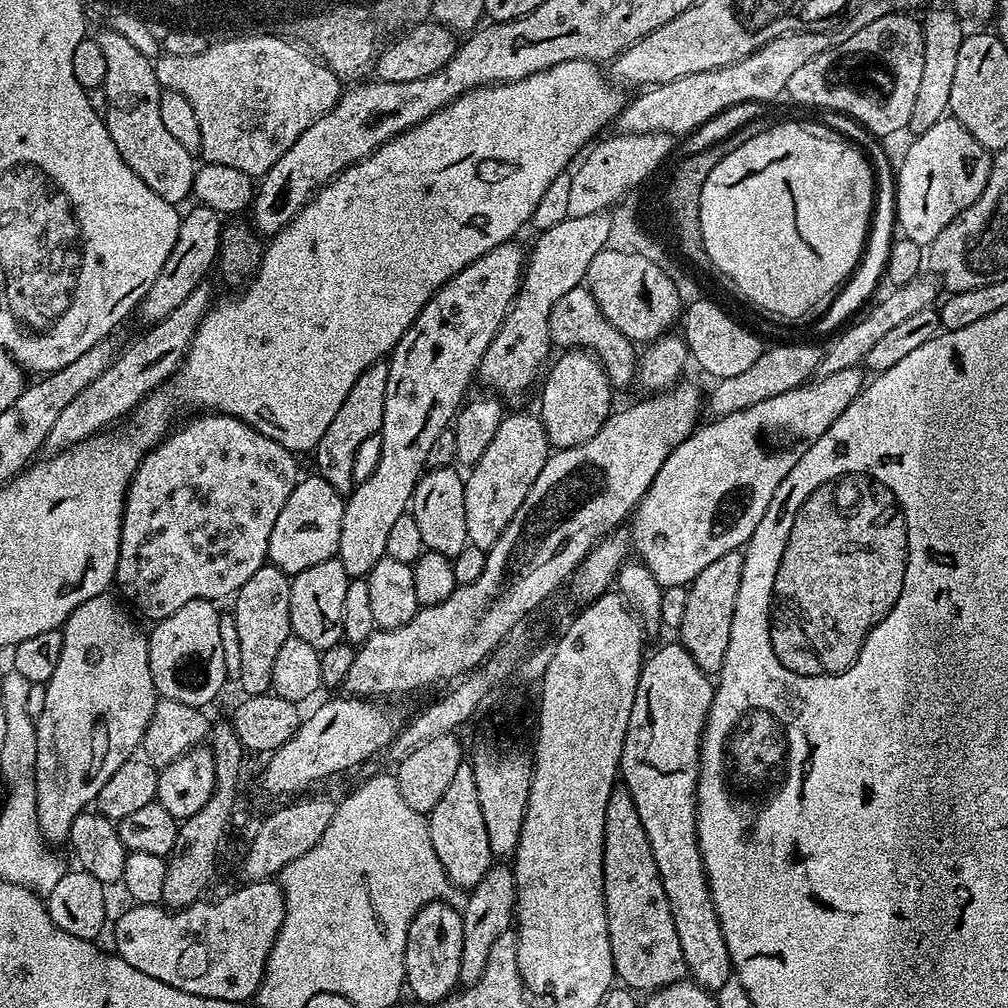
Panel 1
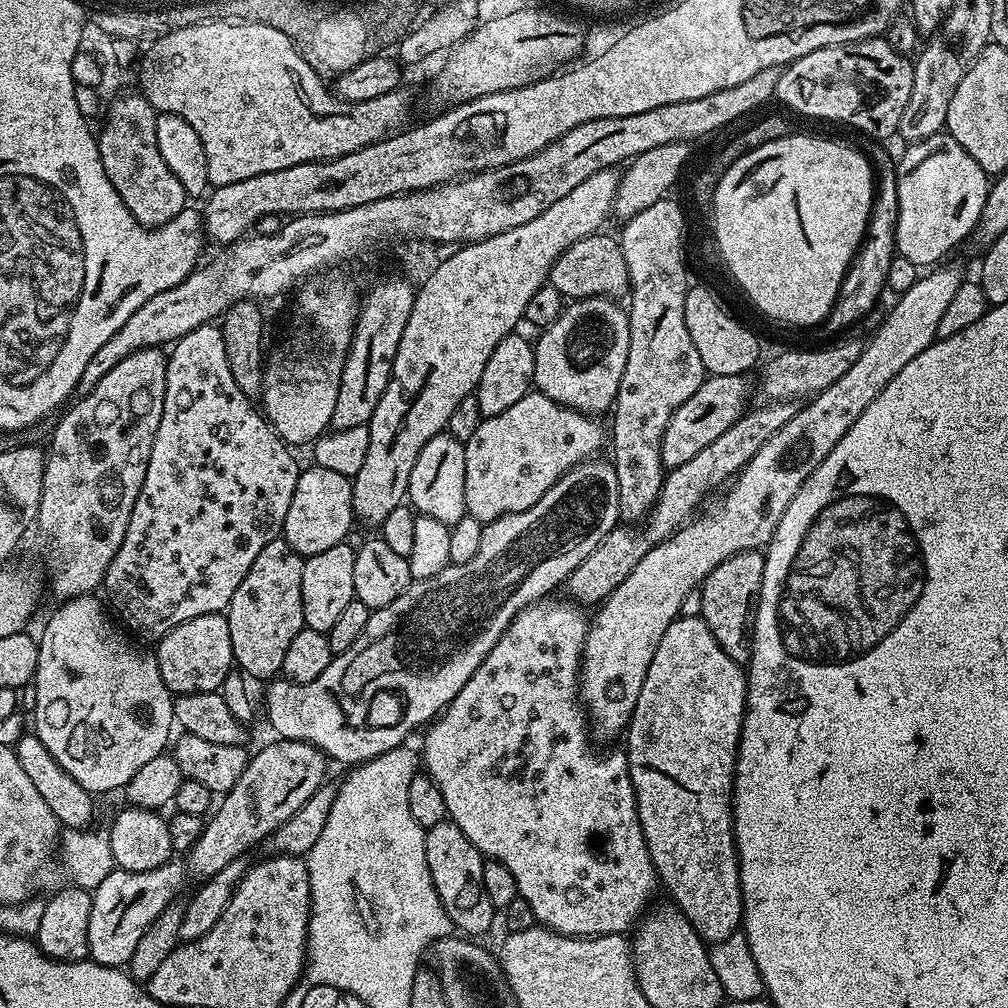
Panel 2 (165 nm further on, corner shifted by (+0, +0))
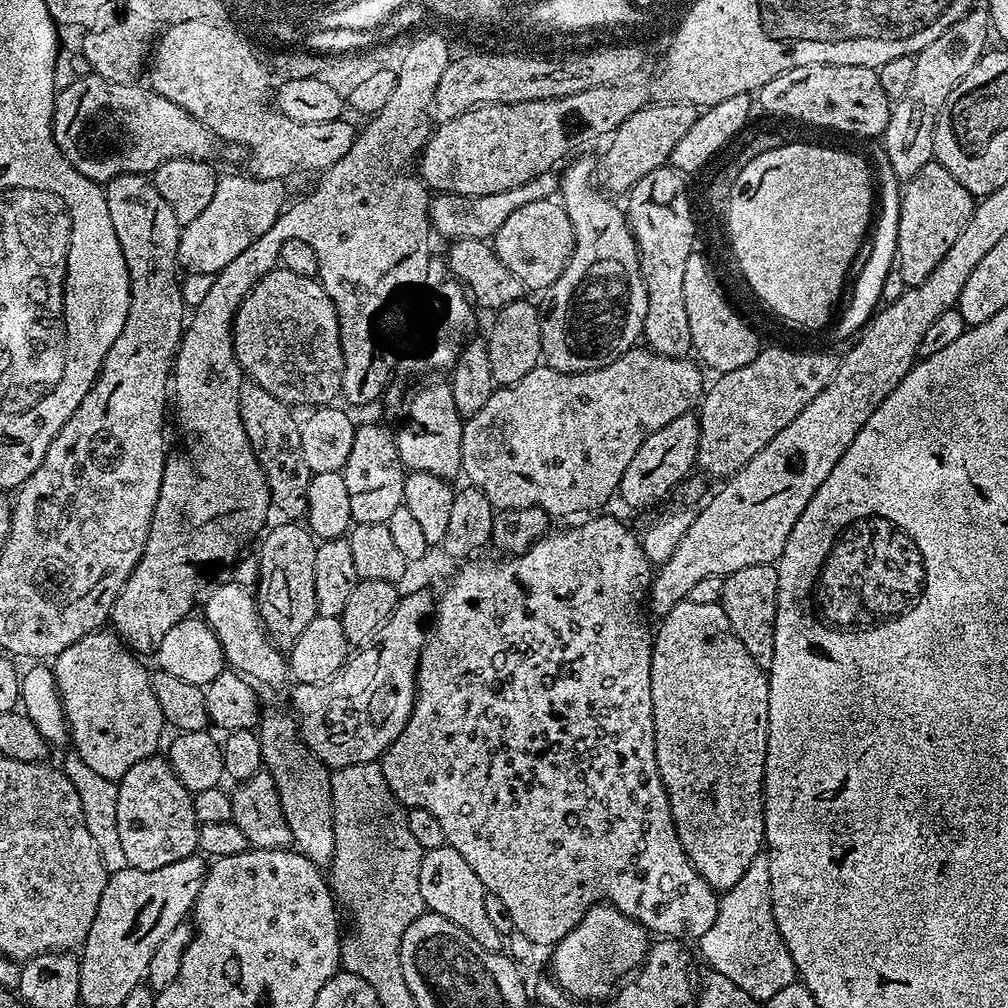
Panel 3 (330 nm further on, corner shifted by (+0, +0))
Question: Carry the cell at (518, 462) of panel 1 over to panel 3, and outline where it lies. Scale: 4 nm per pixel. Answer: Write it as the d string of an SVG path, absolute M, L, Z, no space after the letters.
M647 346L631 348L629 352L622 354L622 358L618 358L618 362L614 362L610 366L602 366L602 370L559 372L547 366L538 366L534 370L530 370L530 374L526 374L526 378L518 378L518 382L497 387L490 394L490 402L486 402L486 406L482 406L482 410L478 410L478 414L465 419L462 430L462 458L460 459L463 475L465 477L468 475L467 483L473 488L482 490L490 498L492 507L497 510L540 508L552 518L576 516L579 512L595 513L597 510L603 509L600 507L611 496L617 495L622 482L622 474L626 474L626 466L630 466L634 454L638 454L638 446L642 446L642 442L646 442L646 438L650 438L650 434L654 434L654 430L662 430L662 426L674 422L674 418L678 418L682 414L692 412L699 405L706 391L706 379L704 380L703 374L705 375L701 365L695 359L663 356Z

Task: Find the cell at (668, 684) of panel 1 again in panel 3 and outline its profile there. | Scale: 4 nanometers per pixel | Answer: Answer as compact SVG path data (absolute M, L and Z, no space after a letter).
M683 600L674 606L659 621L652 638L652 661L650 662L650 702L654 702L654 750L658 762L658 774L670 802L670 814L674 820L678 842L686 850L694 870L717 894L728 892L746 874L750 862L761 855L764 848L764 775L766 774L766 738L768 737L768 673L750 658L746 646L738 642L738 634L726 618L726 610L721 604L706 604Z

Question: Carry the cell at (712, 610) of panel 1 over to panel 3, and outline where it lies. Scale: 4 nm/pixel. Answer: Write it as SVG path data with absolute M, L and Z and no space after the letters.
M776 565L746 566L746 570L734 570L734 574L725 576L719 604L726 610L726 618L730 618L730 626L734 634L738 634L738 642L746 646L750 658L754 658L760 668L768 669L774 658L774 620L778 606Z

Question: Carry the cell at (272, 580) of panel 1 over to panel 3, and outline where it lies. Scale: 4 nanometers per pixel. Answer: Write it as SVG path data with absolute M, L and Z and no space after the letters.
M273 523L263 533L262 541L264 540L264 542L260 546L260 564L258 560L256 602L260 605L260 617L264 620L264 627L268 629L268 635L276 641L277 645L290 646L298 638L298 634L302 634L302 630L306 630L306 626L310 626L310 622L318 614L314 590L314 554L318 540L303 523L284 523L288 524L274 525L275 523Z

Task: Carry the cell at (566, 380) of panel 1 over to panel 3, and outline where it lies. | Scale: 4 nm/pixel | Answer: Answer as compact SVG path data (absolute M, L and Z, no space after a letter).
M575 160L571 161L573 164L562 174L558 196L572 223L576 249L565 264L558 282L551 286L552 305L548 312L546 308L540 331L543 359L547 367L559 372L602 370L602 366L618 362L618 358L637 347L638 341L643 337L648 306L648 291L640 269L640 247L636 245L636 236L632 232L625 209L621 205L619 208L612 201L615 199L598 187L594 179L598 168L593 161L591 164L588 160Z

